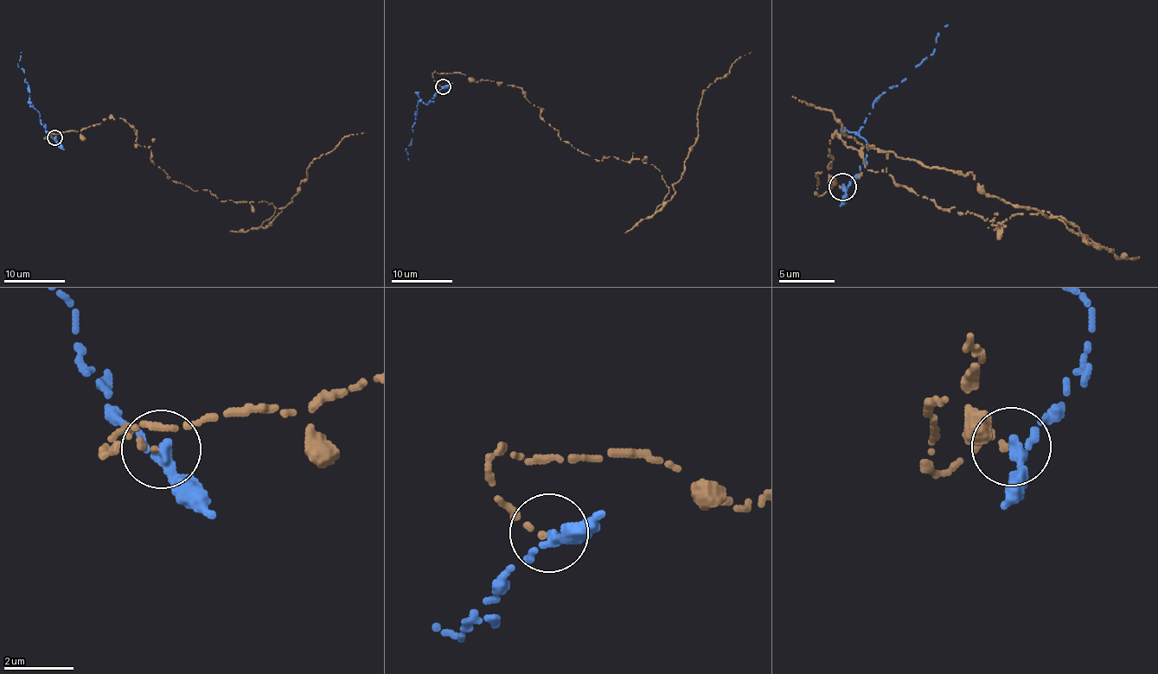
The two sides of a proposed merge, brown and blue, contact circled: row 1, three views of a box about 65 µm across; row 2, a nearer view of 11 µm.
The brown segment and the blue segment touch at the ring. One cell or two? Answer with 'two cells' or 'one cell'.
two cells

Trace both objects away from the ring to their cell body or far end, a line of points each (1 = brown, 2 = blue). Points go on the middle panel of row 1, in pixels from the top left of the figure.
1: (443, 85), (435, 72), (521, 89), (561, 141), (654, 165), (668, 201), (701, 93), (751, 51)
2: (443, 85), (428, 105), (419, 102), (412, 127), (411, 142), (405, 150), (409, 160)

